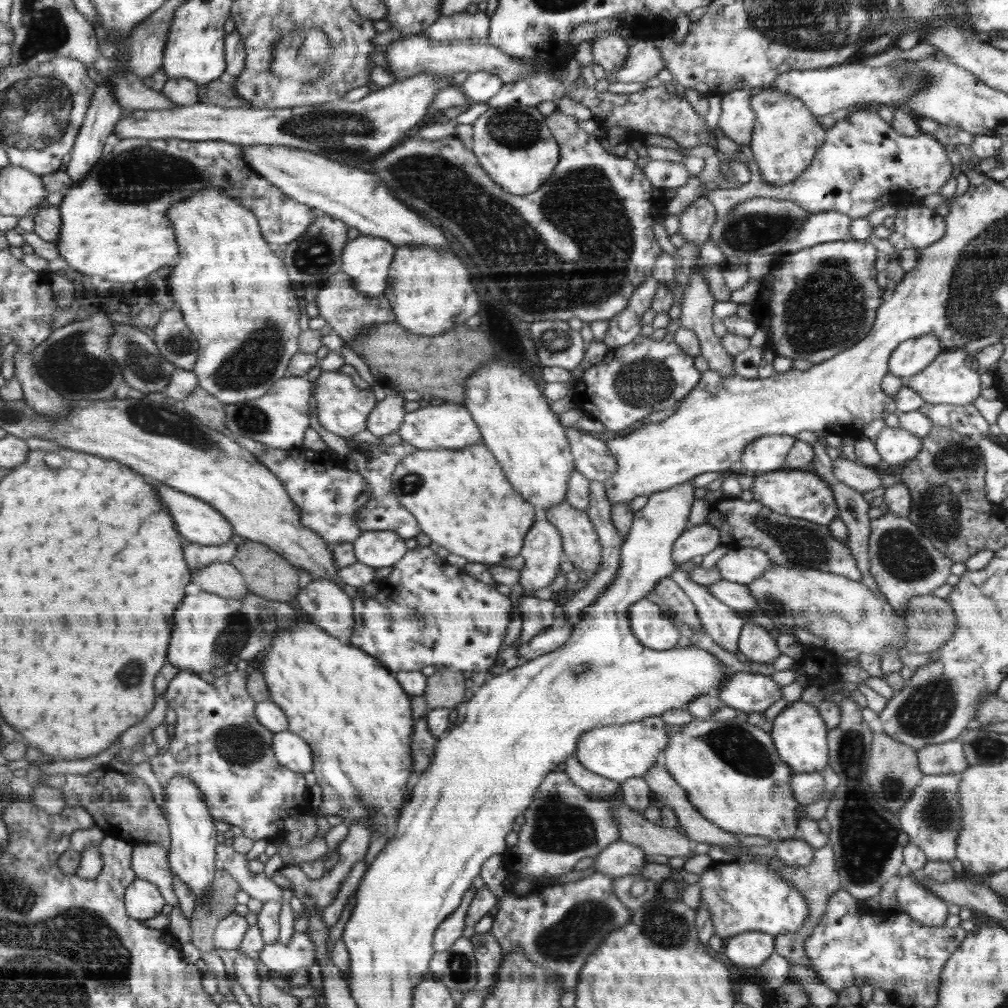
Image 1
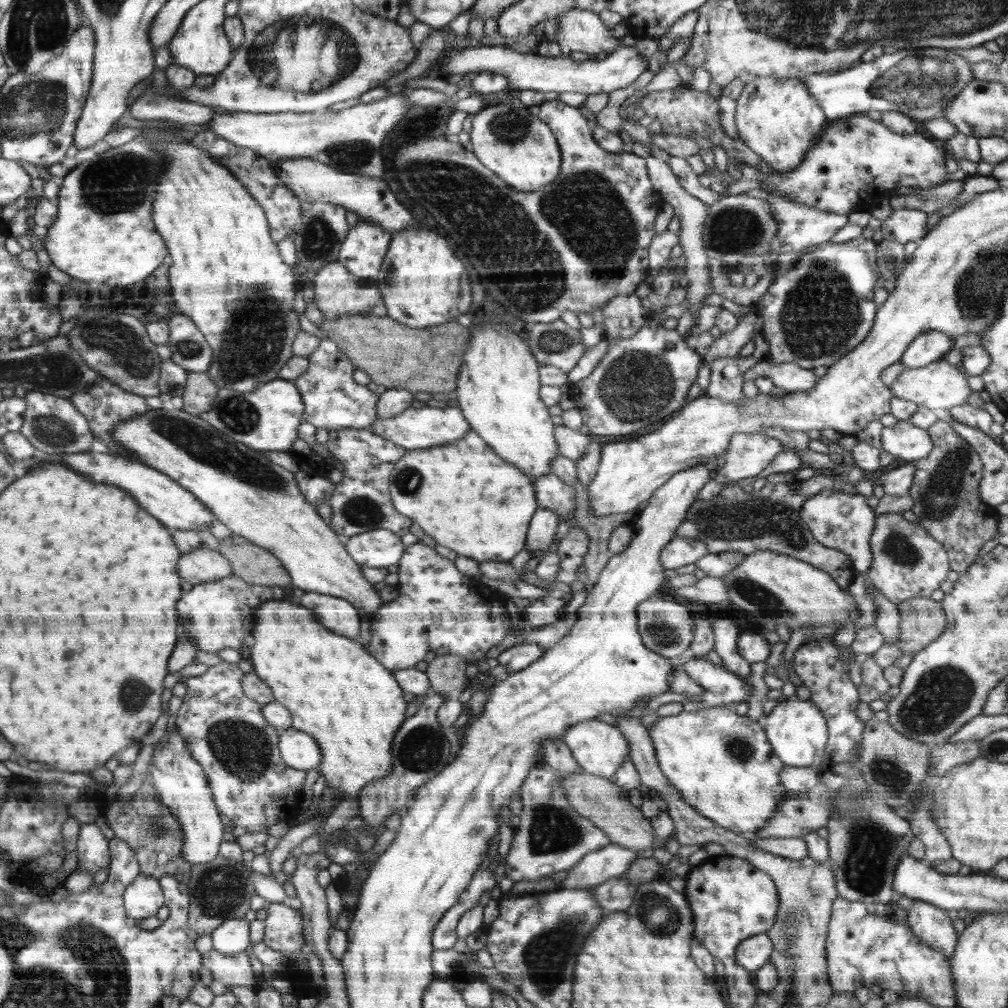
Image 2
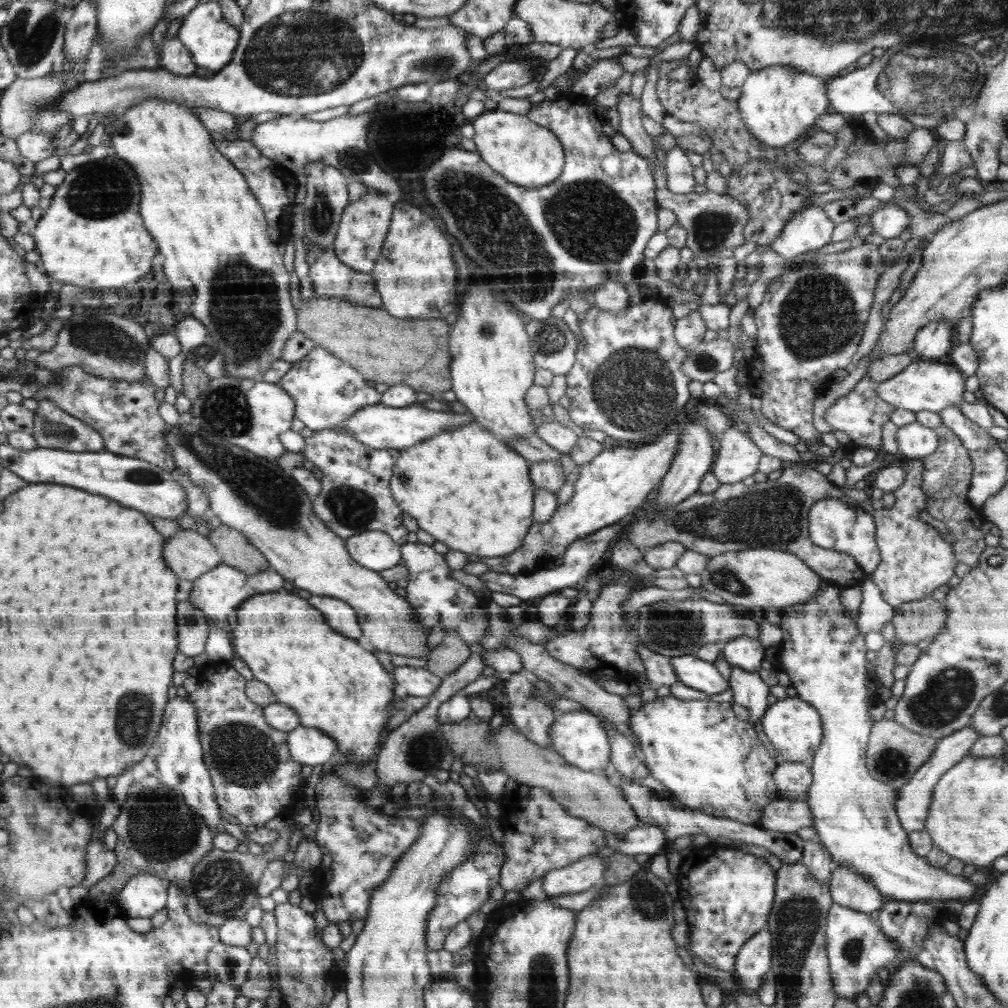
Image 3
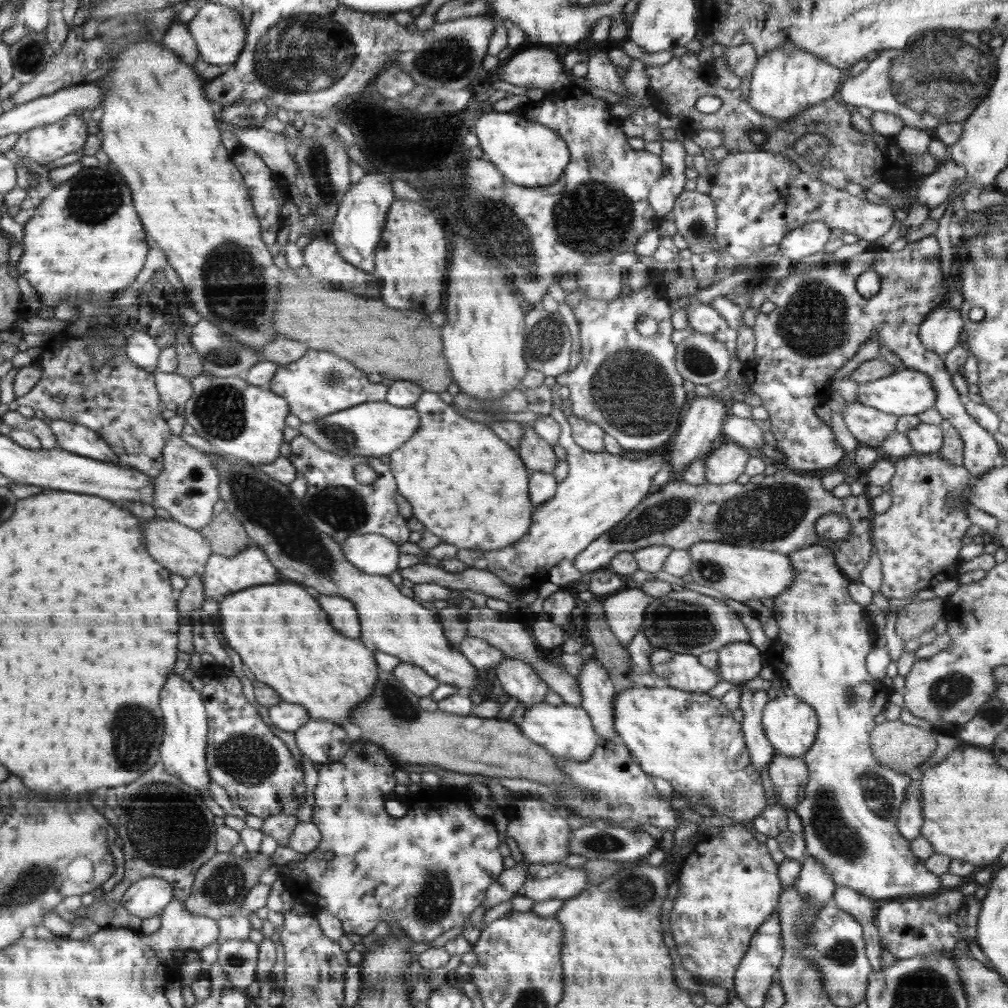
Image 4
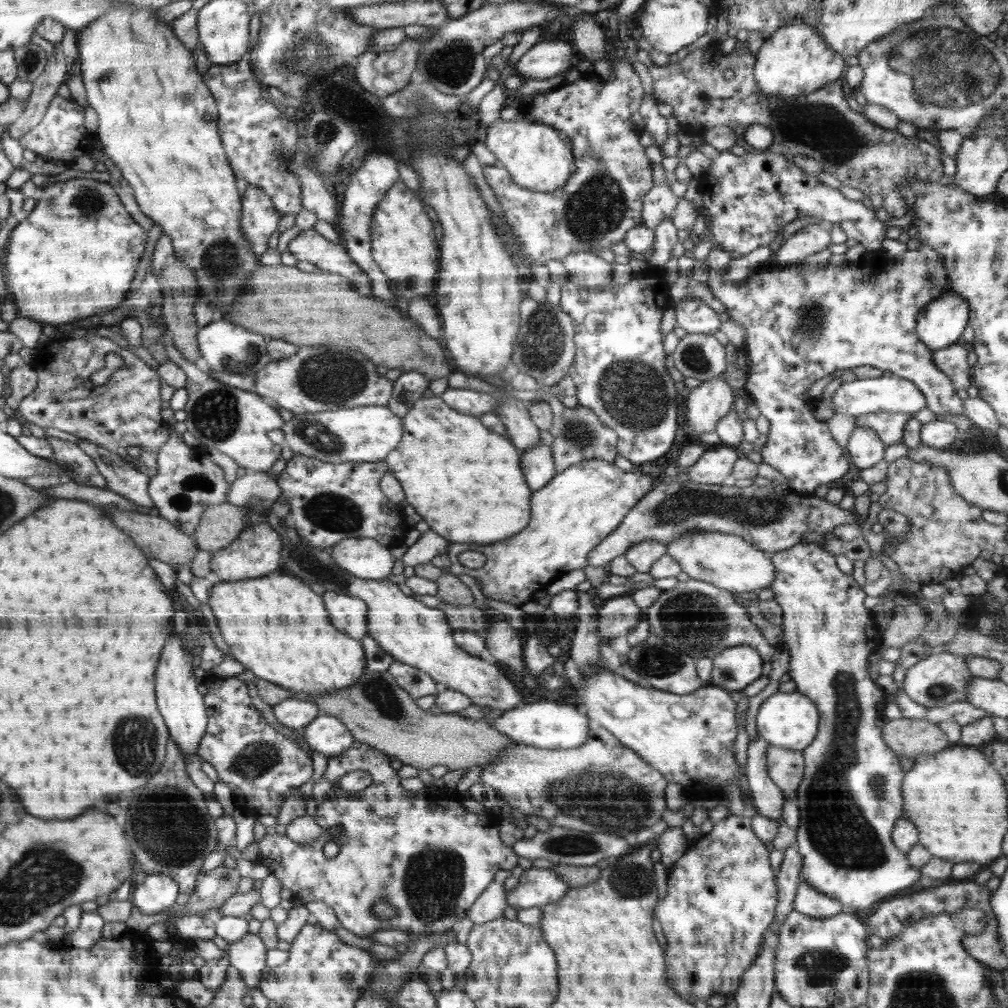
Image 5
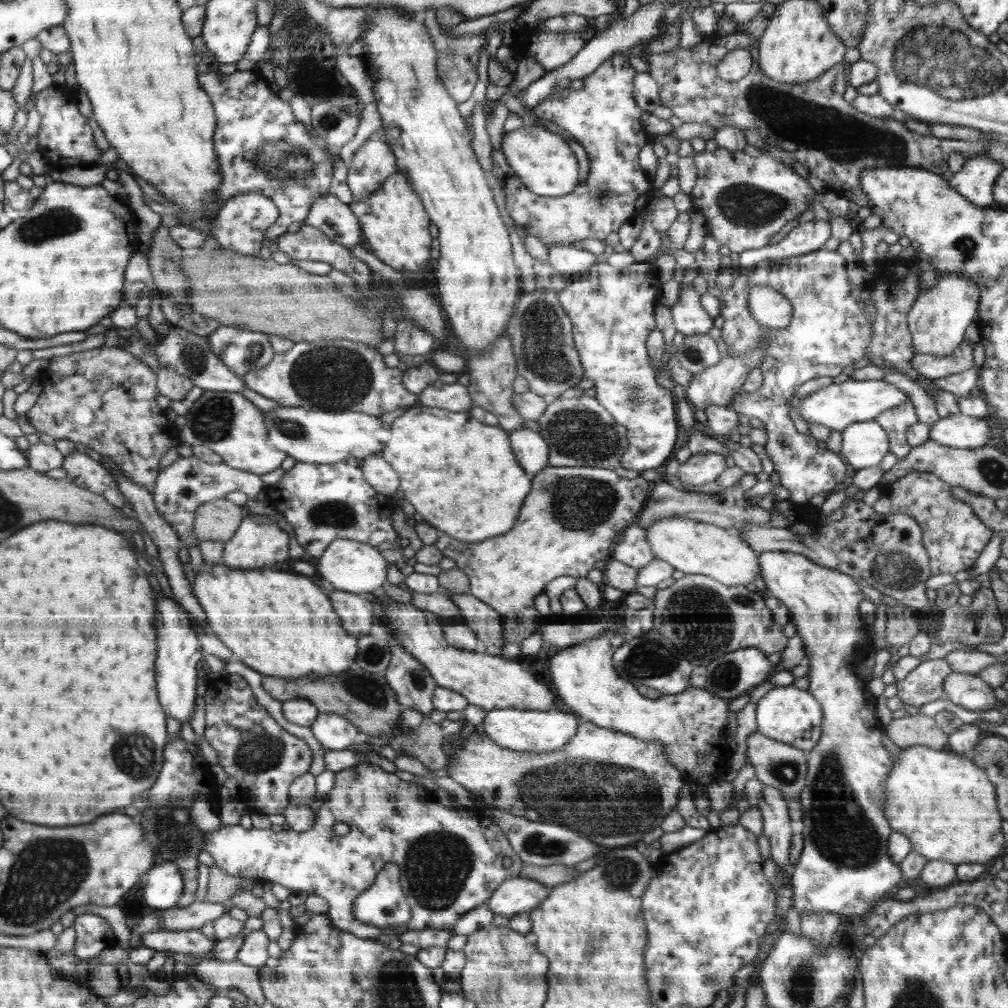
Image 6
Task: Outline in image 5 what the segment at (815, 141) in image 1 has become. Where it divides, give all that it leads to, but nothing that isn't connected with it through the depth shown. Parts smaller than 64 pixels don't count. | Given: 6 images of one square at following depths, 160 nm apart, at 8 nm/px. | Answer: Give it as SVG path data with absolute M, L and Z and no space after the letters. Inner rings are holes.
M801 20L783 24L759 48L753 70L758 91L779 94L782 98L810 94L830 82L840 79L845 60L825 43L816 28Z

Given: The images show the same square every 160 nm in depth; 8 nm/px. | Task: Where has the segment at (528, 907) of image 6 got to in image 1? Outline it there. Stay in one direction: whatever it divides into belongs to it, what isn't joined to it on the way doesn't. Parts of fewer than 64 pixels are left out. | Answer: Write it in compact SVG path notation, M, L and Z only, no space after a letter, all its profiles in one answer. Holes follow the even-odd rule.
M622 840L612 842L594 858L592 868L596 869L595 872L609 874L614 878L638 874L648 862L639 846Z

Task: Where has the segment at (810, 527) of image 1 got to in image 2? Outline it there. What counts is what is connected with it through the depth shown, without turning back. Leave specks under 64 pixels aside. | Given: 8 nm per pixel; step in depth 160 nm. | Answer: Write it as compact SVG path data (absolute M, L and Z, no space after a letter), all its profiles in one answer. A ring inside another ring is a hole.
M826 474L791 483L766 483L760 491L748 493L739 485L724 486L714 498L697 498L692 503L675 536L701 540L708 545L708 554L734 551L748 556L762 550L789 555L827 572L840 583L842 589L847 589L855 576L852 560L838 549L820 544L799 515L804 500L824 489L838 489L851 495L857 494L852 483Z

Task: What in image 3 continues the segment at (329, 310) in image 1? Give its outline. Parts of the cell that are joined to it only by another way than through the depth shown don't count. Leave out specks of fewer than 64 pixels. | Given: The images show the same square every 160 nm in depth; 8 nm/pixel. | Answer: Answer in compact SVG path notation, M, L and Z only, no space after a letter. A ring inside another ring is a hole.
M333 246L320 250L316 261L309 268L314 292L340 296L342 301L380 308L380 294L374 290L374 278L370 273L360 273L350 268L335 252Z

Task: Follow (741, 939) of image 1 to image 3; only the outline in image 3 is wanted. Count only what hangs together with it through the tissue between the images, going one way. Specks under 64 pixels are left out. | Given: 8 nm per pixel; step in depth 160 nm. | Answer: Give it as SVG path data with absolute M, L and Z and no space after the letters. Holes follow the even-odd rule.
M766 926L761 928L752 938L749 938L738 951L735 960L735 976L737 978L738 985L744 991L755 995L757 988L763 984L765 974L771 970L772 960L772 939L771 932Z

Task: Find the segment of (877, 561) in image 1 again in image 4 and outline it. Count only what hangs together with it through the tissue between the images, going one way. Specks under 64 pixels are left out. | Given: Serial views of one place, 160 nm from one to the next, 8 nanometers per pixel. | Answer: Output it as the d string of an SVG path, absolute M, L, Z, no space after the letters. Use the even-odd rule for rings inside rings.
M912 454L900 457L897 460L893 460L895 463L895 473L890 482L891 490L890 494L892 496L892 505L888 510L882 514L874 514L873 521L871 522L872 530L872 544L876 547L876 552L878 553L878 559L881 562L882 570L882 582L881 582L881 593L890 598L906 598L906 596L916 598L915 594L920 592L920 590L931 589L933 586L936 586L938 582L943 580L948 580L952 578L957 578L957 571L960 566L960 556L959 552L962 548L961 540L963 539L966 532L966 529L971 525L970 519L968 519L968 513L966 512L966 507L968 506L968 501L961 500L961 494L963 490L970 484L973 476L964 468L963 464L950 464L947 460L943 458L938 458L934 454ZM952 495L955 498L956 506L949 506L945 504L946 501L949 501L949 496Z

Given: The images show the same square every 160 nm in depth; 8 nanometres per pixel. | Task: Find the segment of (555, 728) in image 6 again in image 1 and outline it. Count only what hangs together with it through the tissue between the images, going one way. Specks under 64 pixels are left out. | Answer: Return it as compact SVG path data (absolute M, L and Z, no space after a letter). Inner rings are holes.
M649 716L638 722L592 728L579 736L575 756L584 769L604 778L624 783L632 776L643 777L660 762L670 738L666 723L659 716Z

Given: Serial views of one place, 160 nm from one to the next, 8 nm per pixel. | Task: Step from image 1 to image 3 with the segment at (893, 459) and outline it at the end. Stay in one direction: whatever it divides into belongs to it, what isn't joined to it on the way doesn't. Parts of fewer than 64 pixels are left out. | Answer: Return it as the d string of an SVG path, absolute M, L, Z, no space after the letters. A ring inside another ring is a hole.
M918 422L898 427L895 439L898 450L905 460L923 458L938 448L938 437L934 429Z

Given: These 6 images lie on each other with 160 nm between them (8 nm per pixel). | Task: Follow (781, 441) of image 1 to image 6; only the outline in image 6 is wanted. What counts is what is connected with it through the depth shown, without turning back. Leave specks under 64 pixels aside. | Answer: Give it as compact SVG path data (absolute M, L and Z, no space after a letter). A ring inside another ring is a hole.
M720 453L692 455L678 467L677 477L686 484L706 484L717 480L727 467Z

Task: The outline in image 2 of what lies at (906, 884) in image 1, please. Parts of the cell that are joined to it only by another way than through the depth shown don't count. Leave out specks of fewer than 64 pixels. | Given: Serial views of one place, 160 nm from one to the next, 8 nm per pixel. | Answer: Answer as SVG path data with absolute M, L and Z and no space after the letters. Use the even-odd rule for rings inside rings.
M914 899L912 908L907 911L907 923L925 945L943 952L951 966L959 933L954 929L947 911Z

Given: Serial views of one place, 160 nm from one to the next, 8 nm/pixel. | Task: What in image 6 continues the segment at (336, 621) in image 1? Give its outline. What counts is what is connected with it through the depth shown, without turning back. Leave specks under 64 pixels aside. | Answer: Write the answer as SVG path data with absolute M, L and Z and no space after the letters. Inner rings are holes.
M332 589L330 596L340 623L355 637L362 638L375 631L377 607L366 595Z

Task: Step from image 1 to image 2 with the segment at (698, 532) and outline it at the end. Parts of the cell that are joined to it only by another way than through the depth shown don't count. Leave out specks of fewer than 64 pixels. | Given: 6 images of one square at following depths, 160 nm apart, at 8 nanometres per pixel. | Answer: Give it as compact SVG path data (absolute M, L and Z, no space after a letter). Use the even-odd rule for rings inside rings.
M674 537L660 553L660 564L664 569L678 569L708 555L708 545L690 537Z

